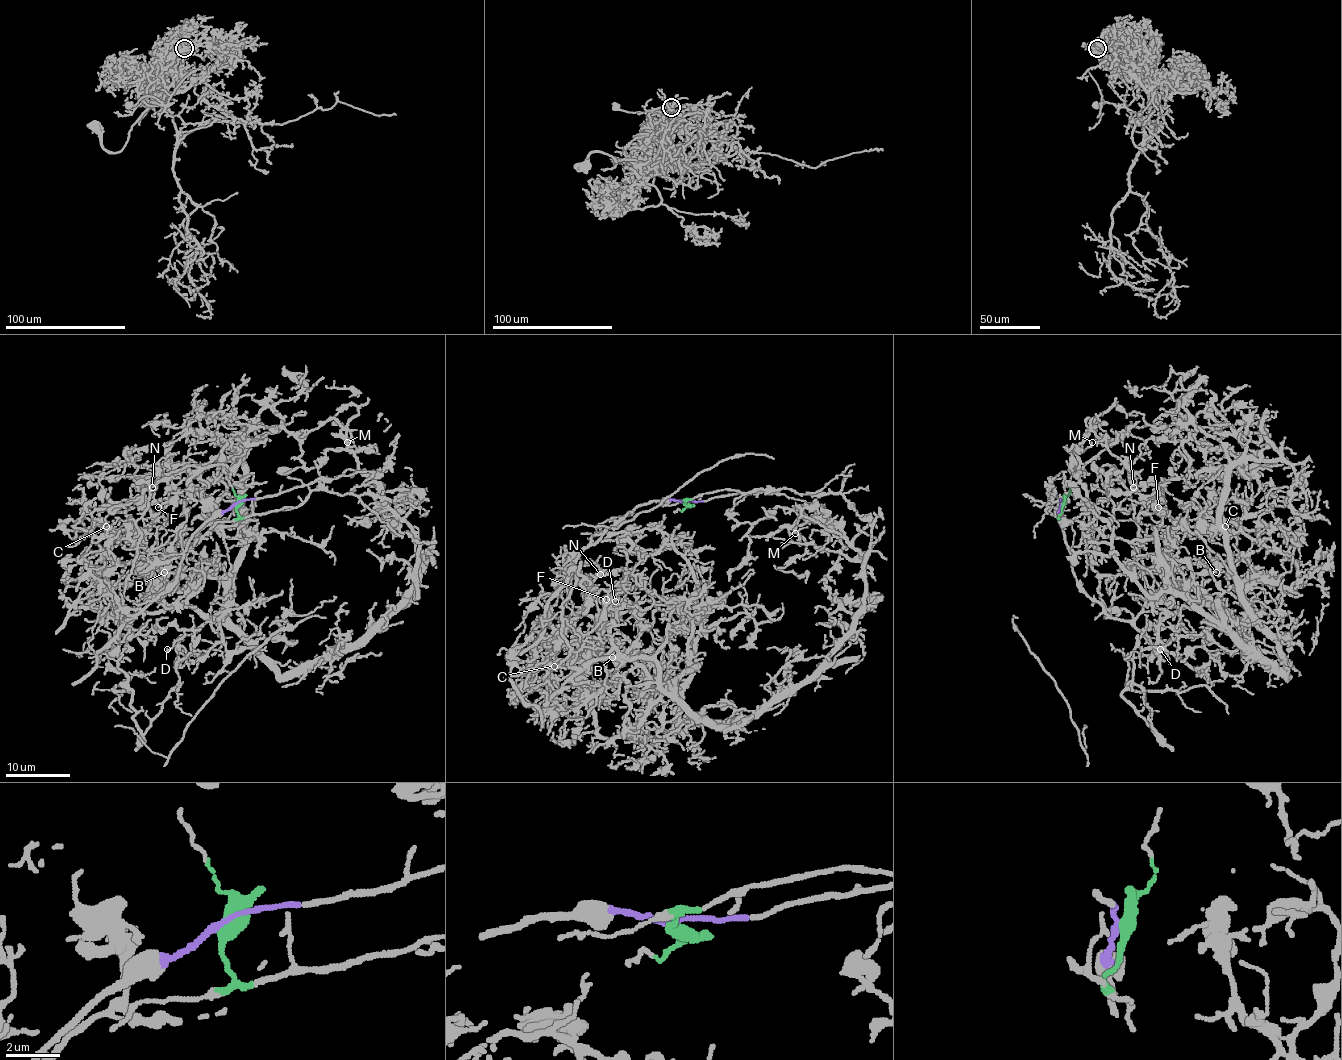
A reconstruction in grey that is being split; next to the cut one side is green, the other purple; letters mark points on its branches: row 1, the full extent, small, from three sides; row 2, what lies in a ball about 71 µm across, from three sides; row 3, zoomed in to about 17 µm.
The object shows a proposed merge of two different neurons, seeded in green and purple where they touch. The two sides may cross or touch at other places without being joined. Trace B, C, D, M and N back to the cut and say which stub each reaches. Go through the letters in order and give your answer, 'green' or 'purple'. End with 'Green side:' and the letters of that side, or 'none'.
B: green
C: green
D: green
M: green
N: green
Green side: B, C, D, M, N

